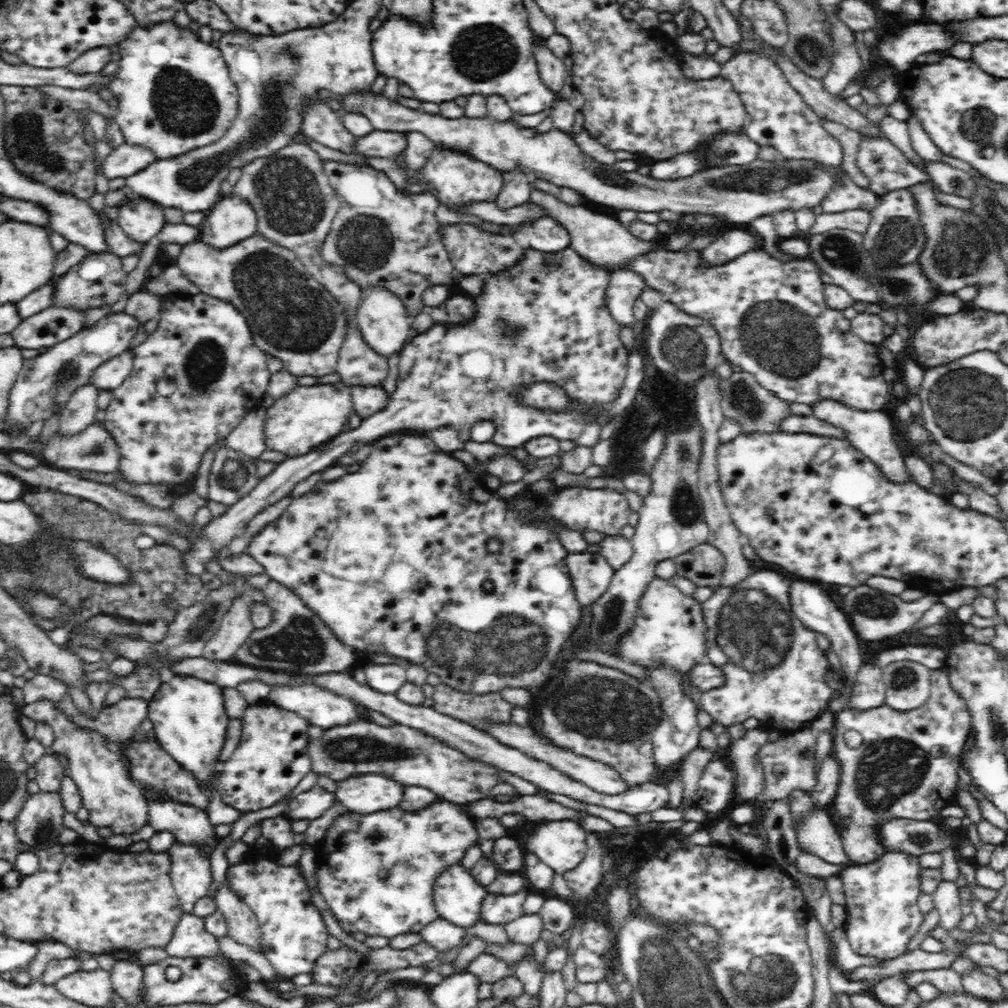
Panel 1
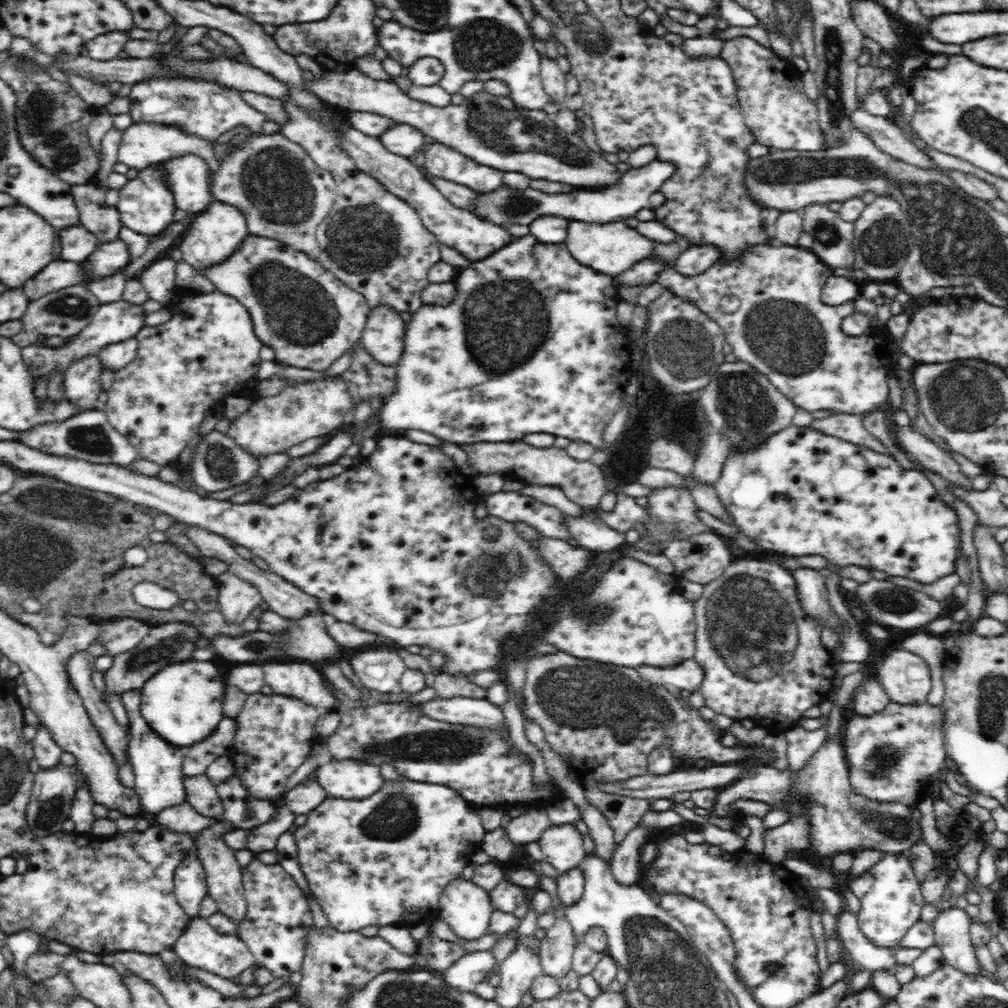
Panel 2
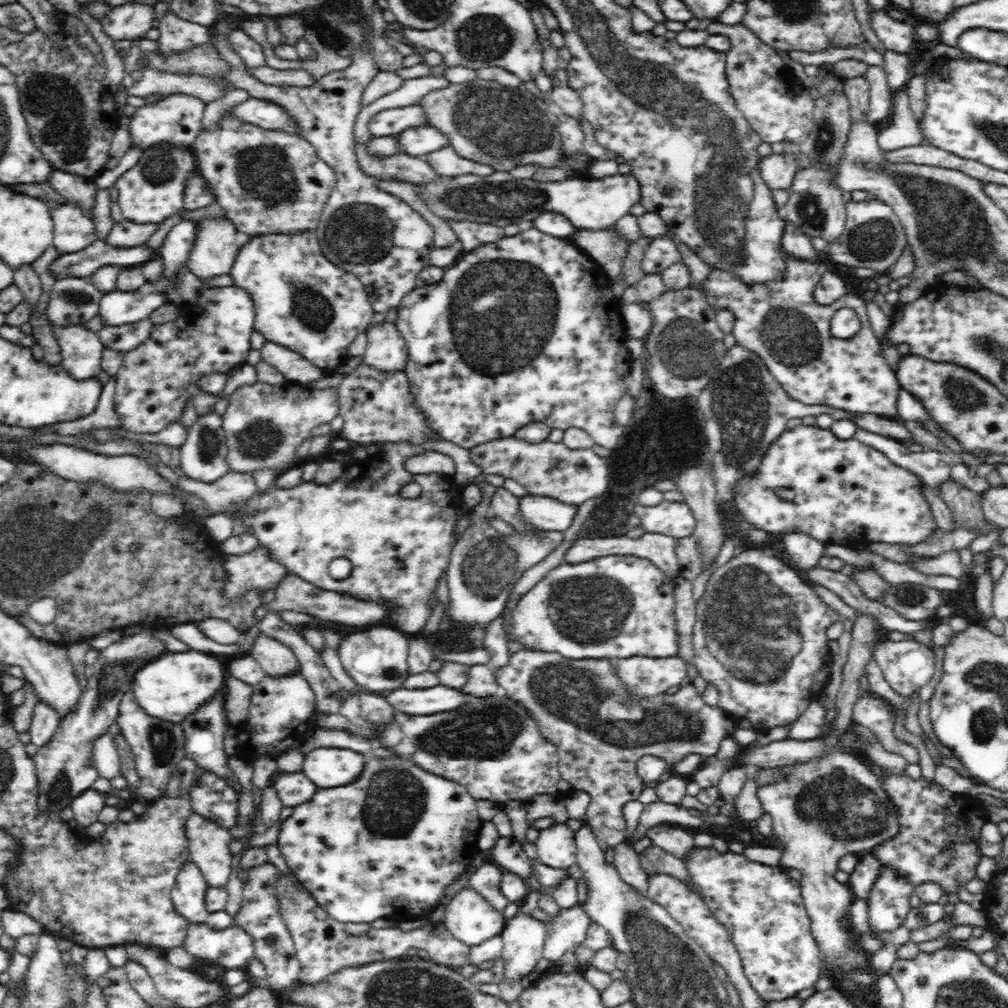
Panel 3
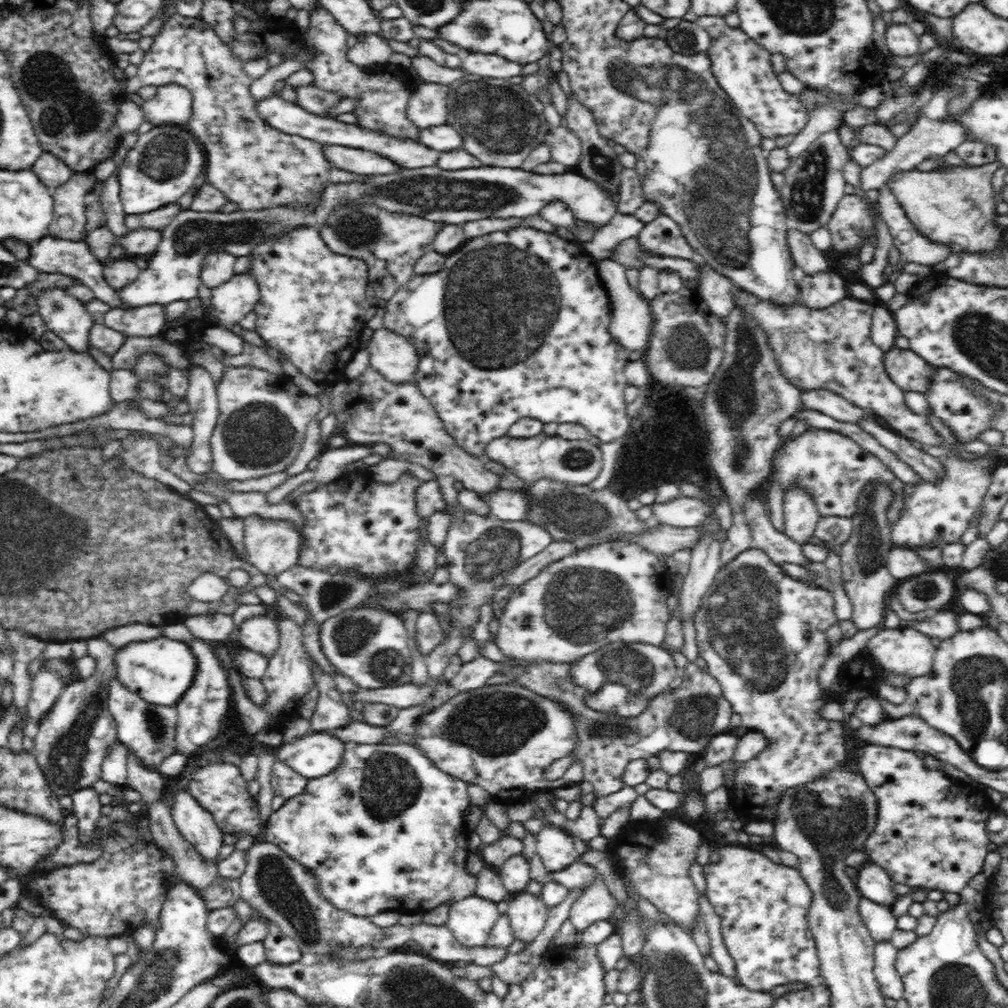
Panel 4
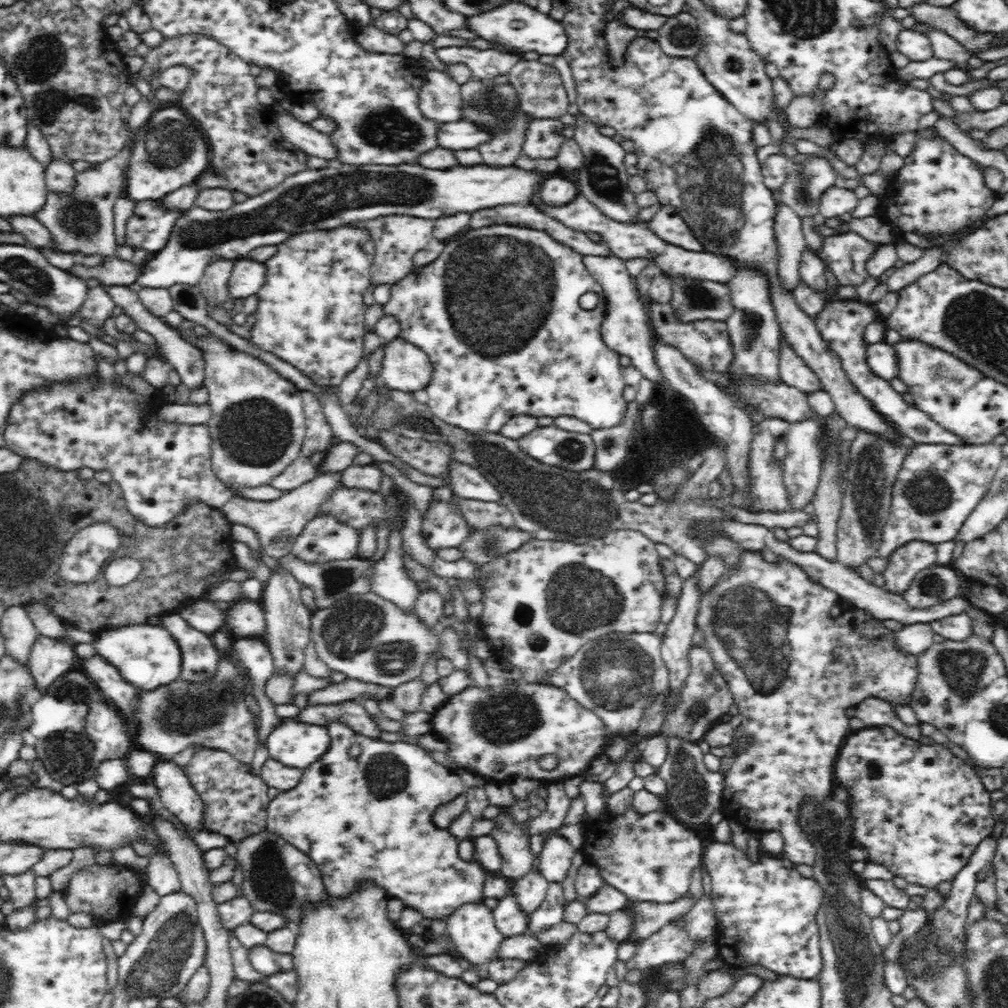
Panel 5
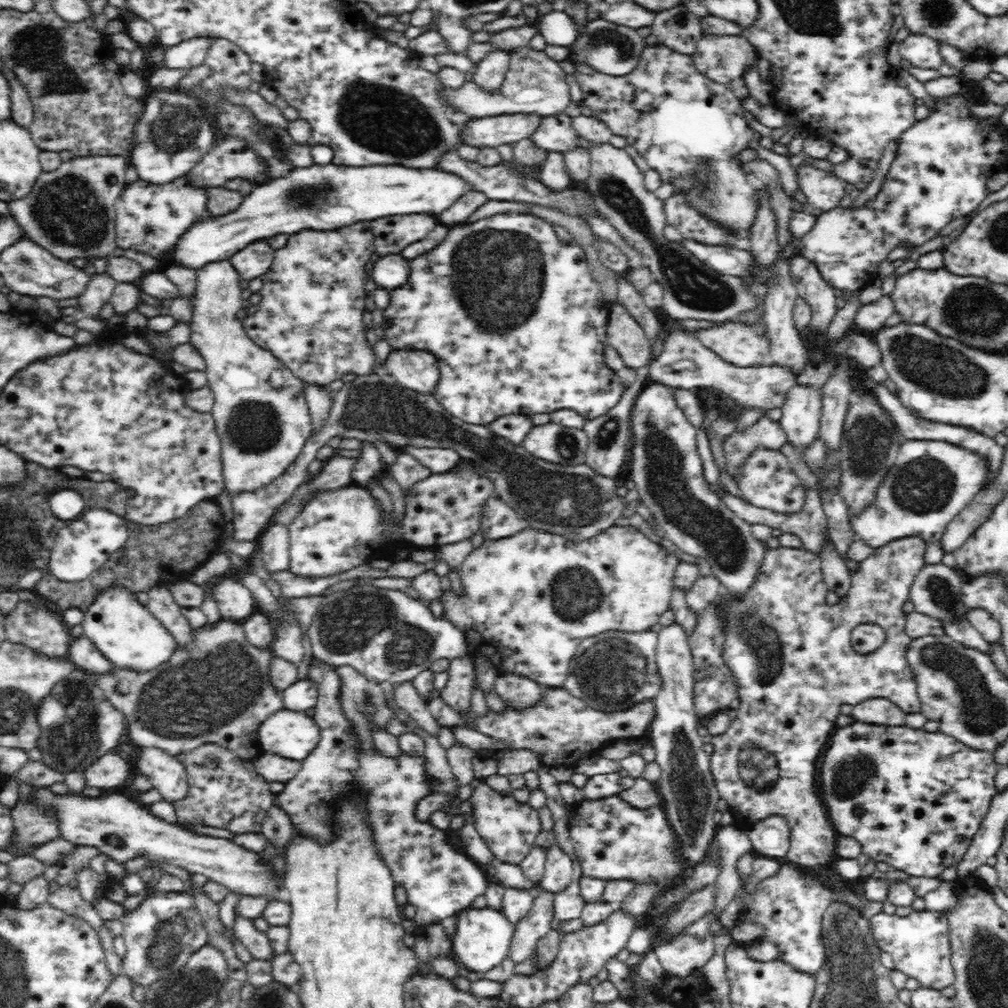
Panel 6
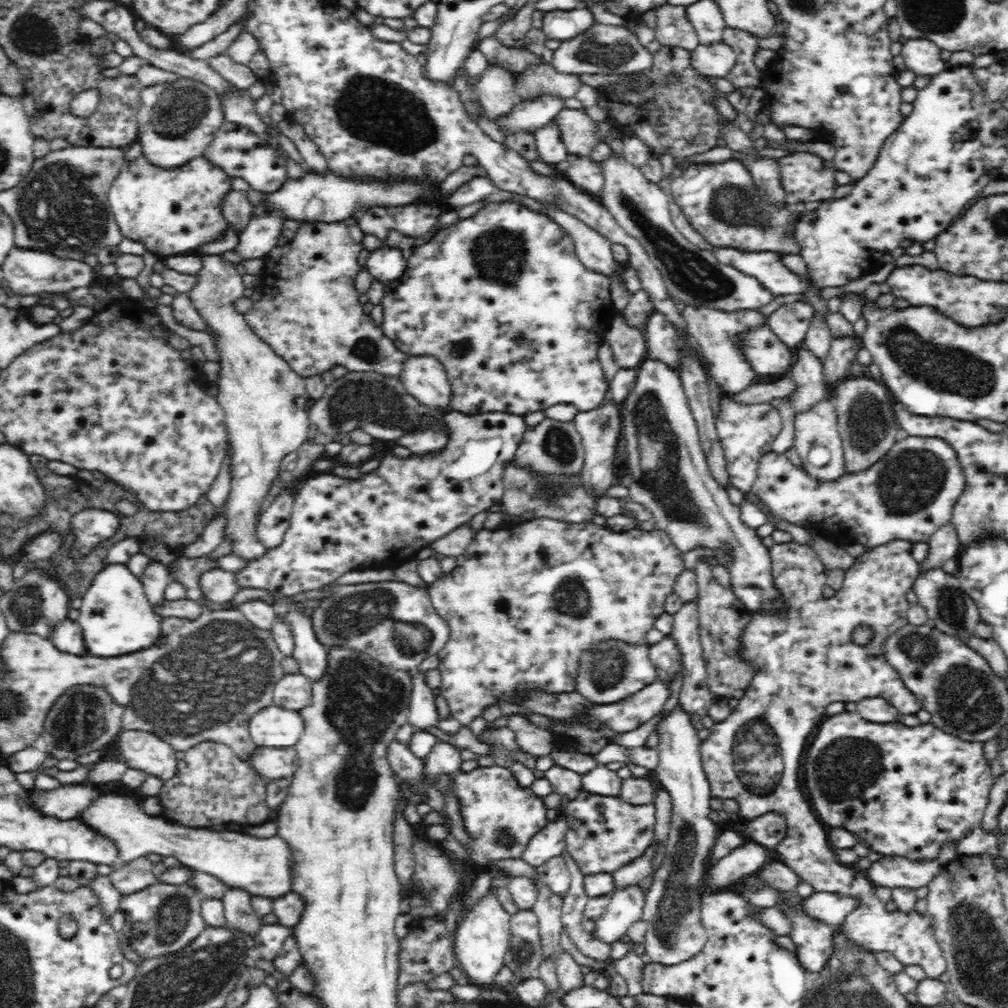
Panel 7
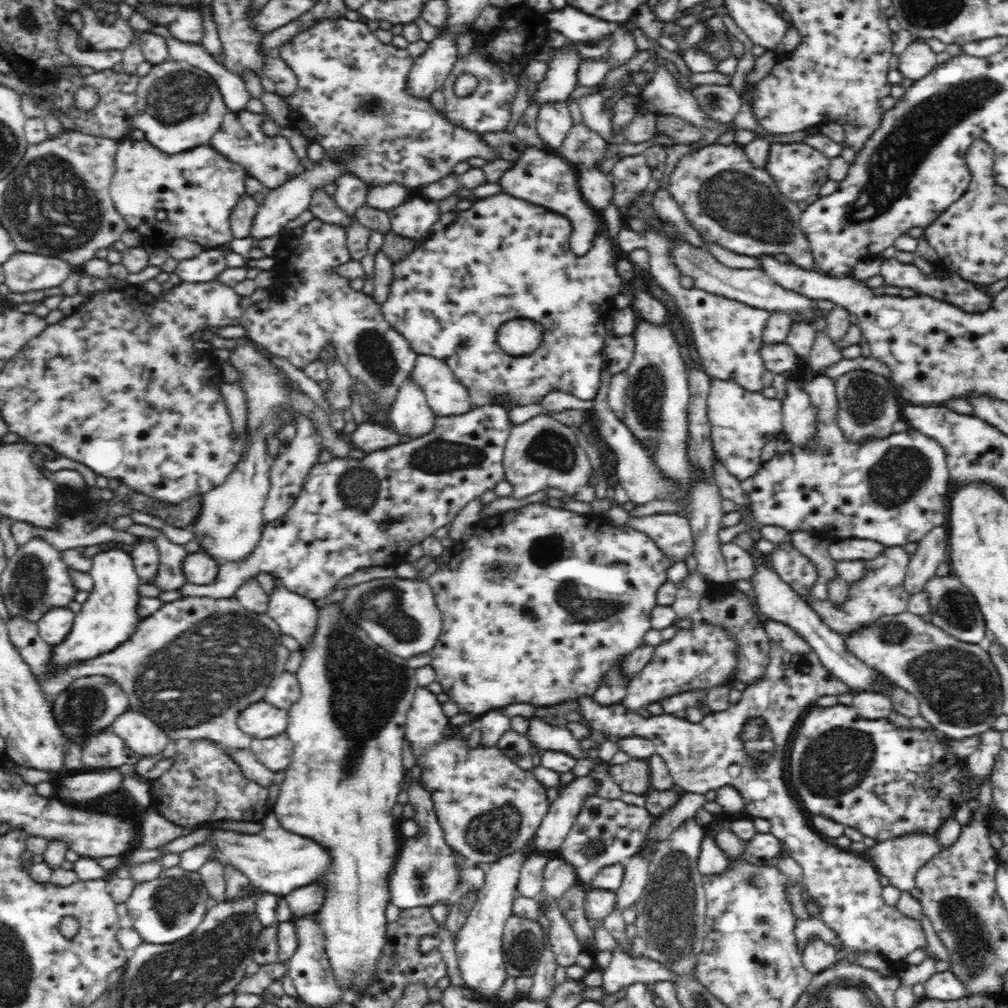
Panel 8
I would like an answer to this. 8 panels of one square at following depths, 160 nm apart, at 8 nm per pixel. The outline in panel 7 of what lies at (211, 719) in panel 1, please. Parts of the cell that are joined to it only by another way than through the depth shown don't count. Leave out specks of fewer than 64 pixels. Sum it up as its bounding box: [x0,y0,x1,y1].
[78,563,163,658]

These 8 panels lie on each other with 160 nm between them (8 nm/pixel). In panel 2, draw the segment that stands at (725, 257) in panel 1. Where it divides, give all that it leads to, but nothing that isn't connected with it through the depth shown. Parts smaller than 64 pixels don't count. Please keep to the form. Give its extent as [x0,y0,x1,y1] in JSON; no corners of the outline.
[673,245,721,276]

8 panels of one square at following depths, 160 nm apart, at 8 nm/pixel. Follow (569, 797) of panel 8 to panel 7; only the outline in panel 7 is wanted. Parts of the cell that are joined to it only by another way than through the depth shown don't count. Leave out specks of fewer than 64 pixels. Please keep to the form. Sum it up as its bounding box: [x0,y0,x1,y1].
[521,813,566,868]

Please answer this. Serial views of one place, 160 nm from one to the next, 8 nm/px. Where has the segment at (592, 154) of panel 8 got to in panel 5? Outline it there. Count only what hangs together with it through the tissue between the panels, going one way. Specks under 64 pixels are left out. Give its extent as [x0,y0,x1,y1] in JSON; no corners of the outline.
[523,118,565,160]

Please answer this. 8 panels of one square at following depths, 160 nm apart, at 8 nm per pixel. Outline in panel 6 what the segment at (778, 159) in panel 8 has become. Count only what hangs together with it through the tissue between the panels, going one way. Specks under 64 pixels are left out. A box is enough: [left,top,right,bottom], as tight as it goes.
[797,165,848,212]

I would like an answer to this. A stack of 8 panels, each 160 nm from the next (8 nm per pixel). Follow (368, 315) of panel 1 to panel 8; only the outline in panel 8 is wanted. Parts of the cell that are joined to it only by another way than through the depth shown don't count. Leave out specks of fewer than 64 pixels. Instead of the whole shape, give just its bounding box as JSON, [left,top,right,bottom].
[408,355,473,417]

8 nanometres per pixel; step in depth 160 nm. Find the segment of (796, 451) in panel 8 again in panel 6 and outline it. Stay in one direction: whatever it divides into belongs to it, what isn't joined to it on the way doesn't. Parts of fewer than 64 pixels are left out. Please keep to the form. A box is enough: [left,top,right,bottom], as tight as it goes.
[735,439,992,549]

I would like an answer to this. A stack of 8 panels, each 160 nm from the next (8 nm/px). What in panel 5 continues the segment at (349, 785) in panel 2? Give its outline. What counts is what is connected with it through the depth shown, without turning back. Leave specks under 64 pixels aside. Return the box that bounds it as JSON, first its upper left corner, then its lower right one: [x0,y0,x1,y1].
[266,719,331,770]

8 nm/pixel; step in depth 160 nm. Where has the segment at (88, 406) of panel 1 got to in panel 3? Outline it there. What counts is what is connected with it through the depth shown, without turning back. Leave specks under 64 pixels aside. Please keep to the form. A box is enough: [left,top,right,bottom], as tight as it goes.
[51,325,104,381]

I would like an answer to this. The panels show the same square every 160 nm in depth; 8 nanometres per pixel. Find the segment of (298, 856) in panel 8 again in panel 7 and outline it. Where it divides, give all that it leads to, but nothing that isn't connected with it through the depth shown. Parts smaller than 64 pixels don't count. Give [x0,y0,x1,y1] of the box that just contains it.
[78,796,293,899]

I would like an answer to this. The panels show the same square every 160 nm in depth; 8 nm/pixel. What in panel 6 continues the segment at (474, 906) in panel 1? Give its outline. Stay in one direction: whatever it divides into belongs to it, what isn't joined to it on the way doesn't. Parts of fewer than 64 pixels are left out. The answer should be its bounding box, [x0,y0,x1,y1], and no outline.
[452,907,516,974]

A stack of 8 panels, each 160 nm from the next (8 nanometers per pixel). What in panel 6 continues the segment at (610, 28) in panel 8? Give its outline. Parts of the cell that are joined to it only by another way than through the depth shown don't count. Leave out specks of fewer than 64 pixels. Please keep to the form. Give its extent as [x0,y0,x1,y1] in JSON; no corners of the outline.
[528,8,577,47]

